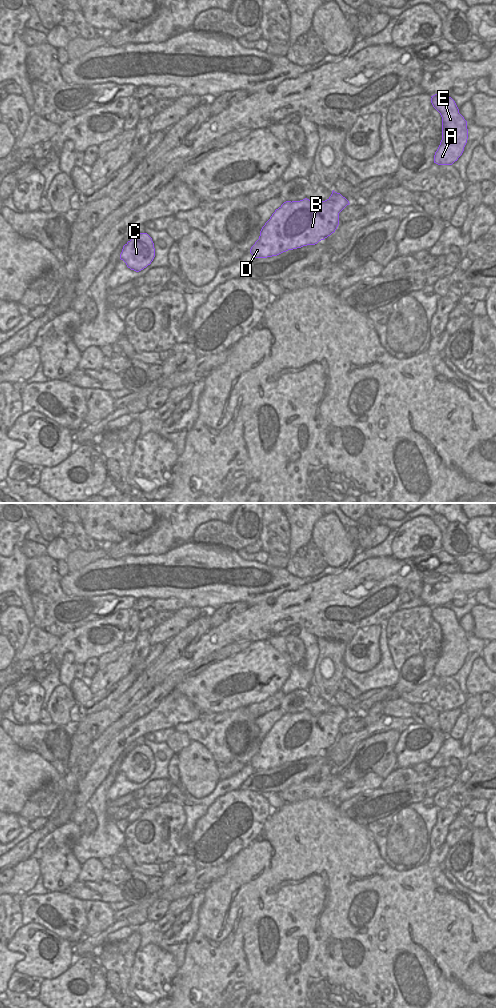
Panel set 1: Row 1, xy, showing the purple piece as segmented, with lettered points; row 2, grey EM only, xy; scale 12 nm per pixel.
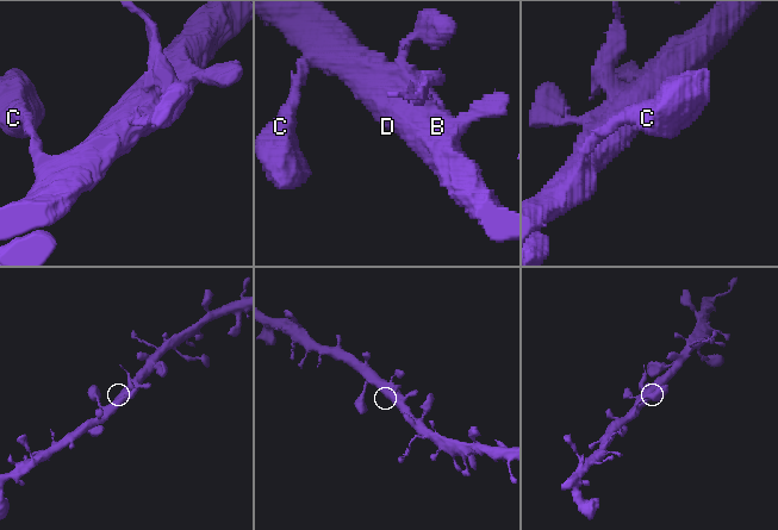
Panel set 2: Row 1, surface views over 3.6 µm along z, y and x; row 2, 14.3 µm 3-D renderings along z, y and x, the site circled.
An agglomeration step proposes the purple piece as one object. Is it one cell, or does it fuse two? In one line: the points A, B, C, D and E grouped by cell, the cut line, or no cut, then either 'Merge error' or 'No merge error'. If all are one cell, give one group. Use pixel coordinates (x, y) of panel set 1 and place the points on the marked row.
Groups: A B C D E. No split. No merge error

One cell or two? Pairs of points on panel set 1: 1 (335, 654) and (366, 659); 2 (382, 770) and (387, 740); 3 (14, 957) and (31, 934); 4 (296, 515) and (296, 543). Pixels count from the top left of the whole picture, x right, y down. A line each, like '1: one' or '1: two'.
1: two
2: one
3: two
4: one

